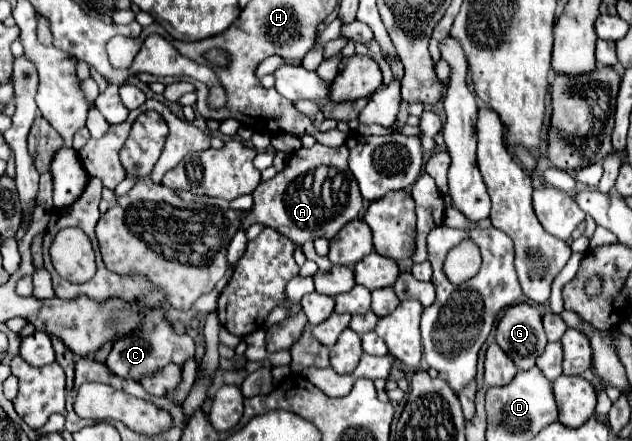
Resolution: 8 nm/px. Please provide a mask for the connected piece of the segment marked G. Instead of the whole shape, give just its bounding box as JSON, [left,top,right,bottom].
[496,303,548,371]

